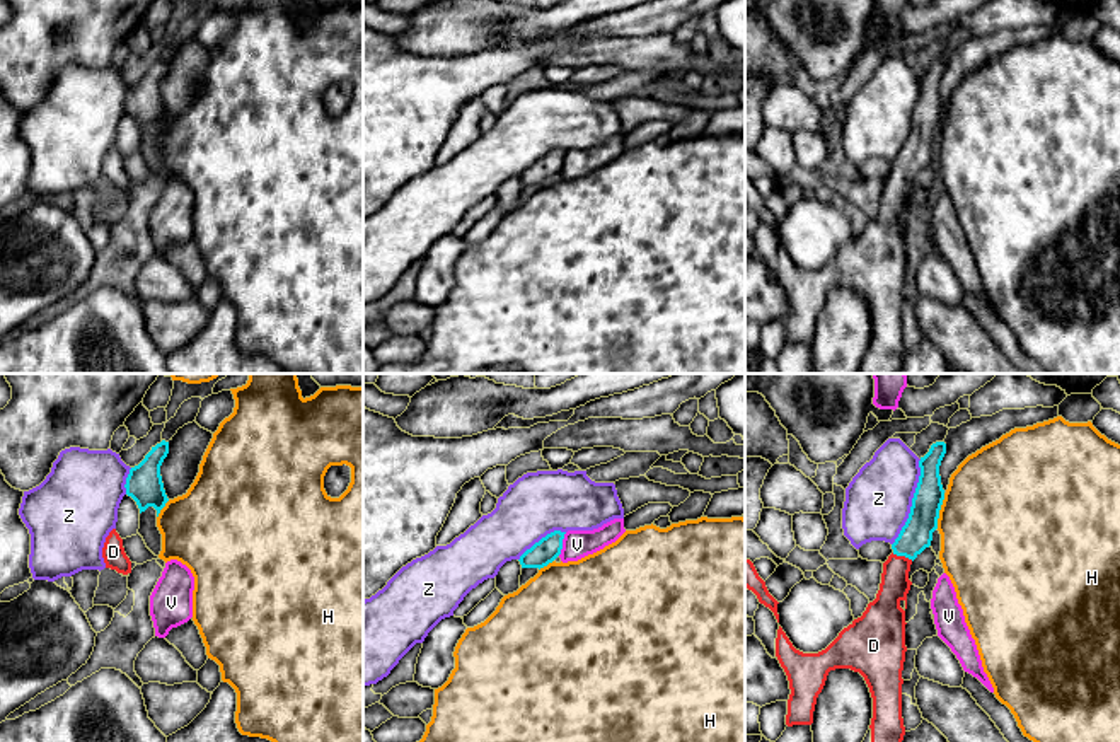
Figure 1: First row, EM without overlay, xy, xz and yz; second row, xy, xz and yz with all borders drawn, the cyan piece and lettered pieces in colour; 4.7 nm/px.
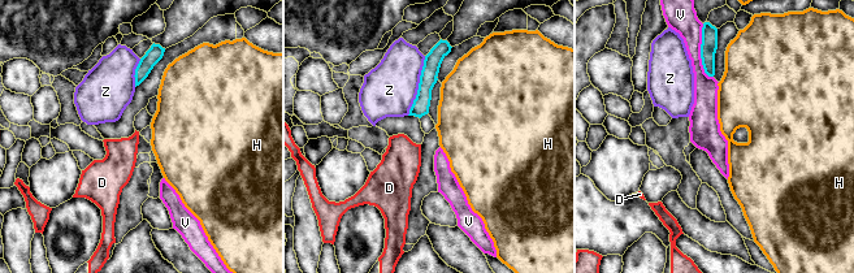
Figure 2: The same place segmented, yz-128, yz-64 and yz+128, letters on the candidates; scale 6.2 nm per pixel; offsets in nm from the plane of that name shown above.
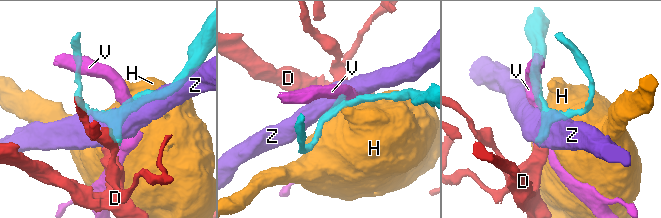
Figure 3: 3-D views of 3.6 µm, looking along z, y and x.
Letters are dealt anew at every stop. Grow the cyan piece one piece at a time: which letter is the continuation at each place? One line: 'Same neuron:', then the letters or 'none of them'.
Same neuron: D

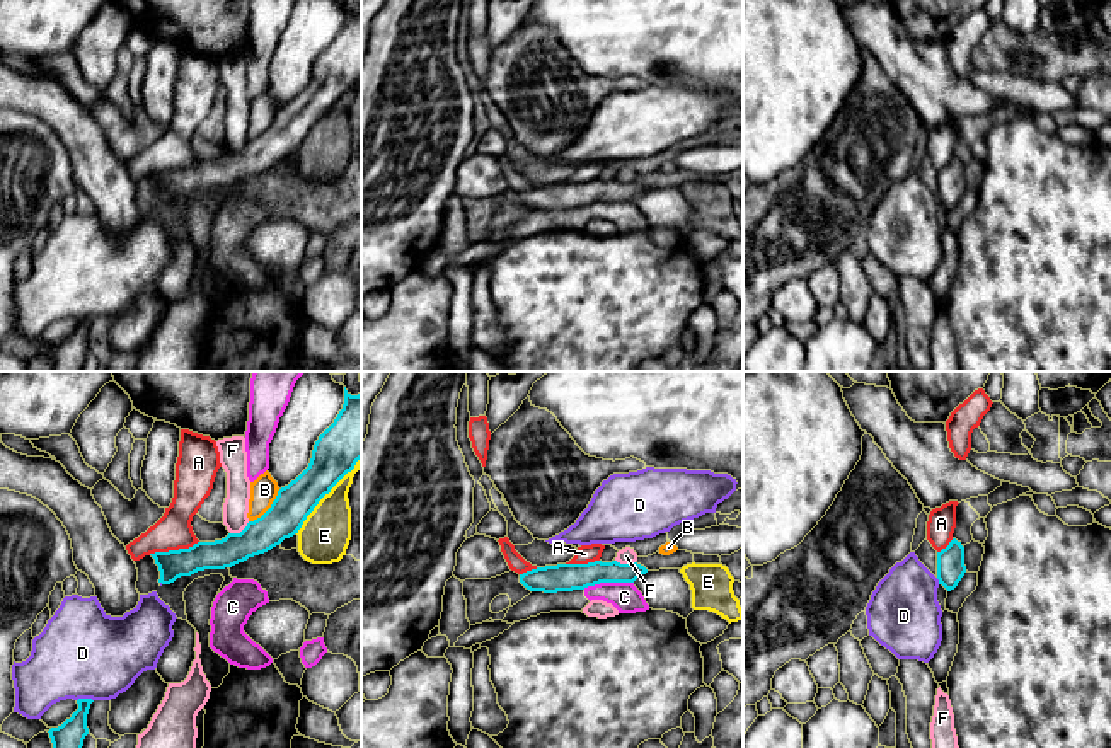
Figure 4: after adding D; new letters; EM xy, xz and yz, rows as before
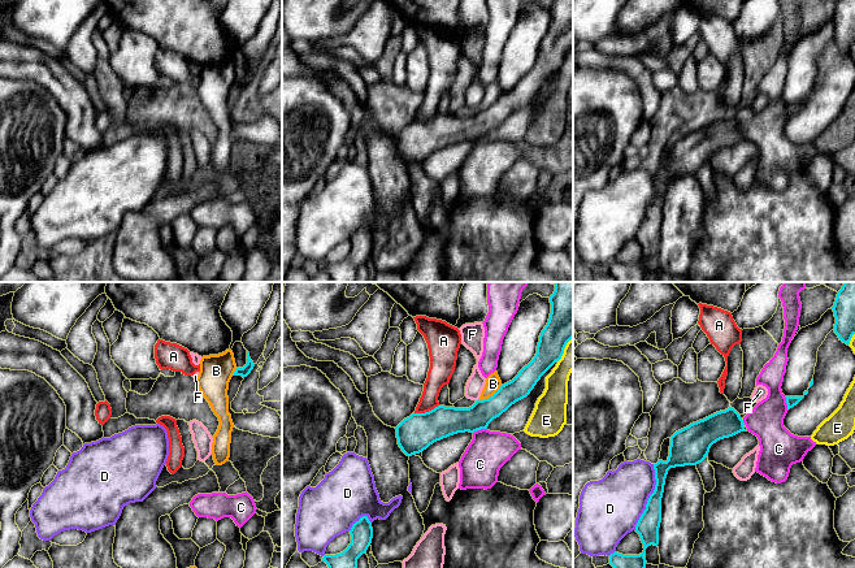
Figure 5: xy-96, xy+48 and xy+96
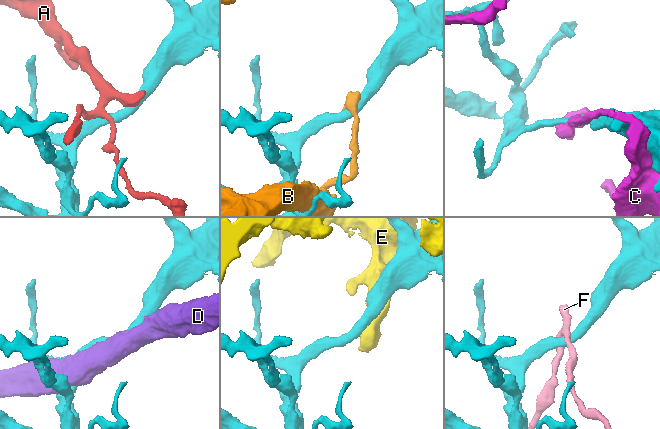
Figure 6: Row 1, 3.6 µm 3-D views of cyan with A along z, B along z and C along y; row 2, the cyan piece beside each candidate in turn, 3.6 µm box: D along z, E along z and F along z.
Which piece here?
Same neuron: none of them

